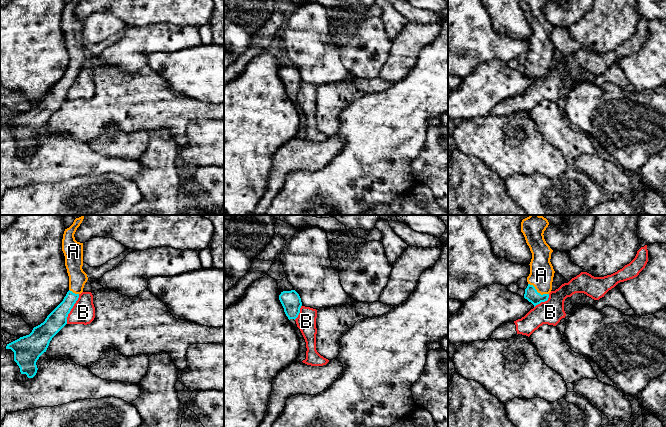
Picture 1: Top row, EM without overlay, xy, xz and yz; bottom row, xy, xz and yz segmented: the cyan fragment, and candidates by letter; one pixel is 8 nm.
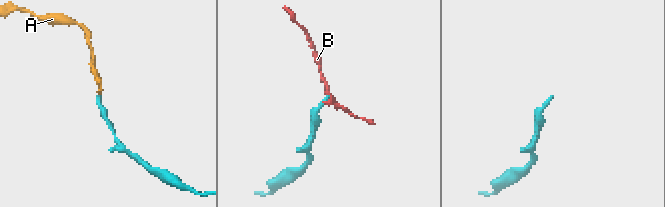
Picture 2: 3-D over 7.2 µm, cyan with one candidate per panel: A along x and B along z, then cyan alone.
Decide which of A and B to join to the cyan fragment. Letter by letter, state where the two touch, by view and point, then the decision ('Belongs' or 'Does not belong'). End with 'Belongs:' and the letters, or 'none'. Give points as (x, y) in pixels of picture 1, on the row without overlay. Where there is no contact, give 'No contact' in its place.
A: Touches cyan at yz (537, 68). Belongs
B: Touches cyan at xy (71, 84). Does not belong
Belongs: A

